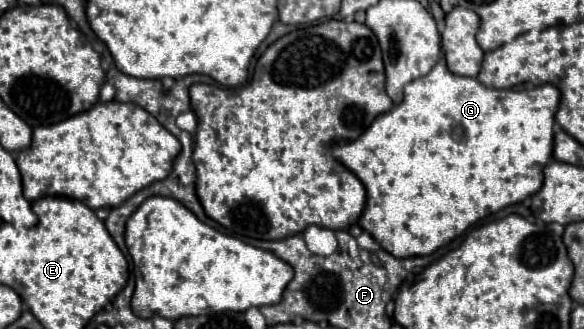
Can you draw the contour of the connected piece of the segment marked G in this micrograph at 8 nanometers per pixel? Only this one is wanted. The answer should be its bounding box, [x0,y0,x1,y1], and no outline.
[332,61,560,257]

